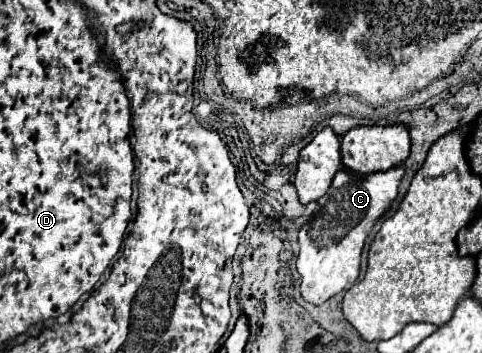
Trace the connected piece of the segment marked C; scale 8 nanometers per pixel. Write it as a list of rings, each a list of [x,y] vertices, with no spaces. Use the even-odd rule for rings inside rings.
[[[402,166],[366,176],[346,168],[336,172],[328,192],[318,200],[318,210],[314,212],[312,224],[304,224],[298,236],[300,254],[296,260],[296,270],[302,276],[300,292],[306,302],[324,304],[328,298],[348,290],[356,282],[366,236],[398,196],[398,184],[402,176]]]

